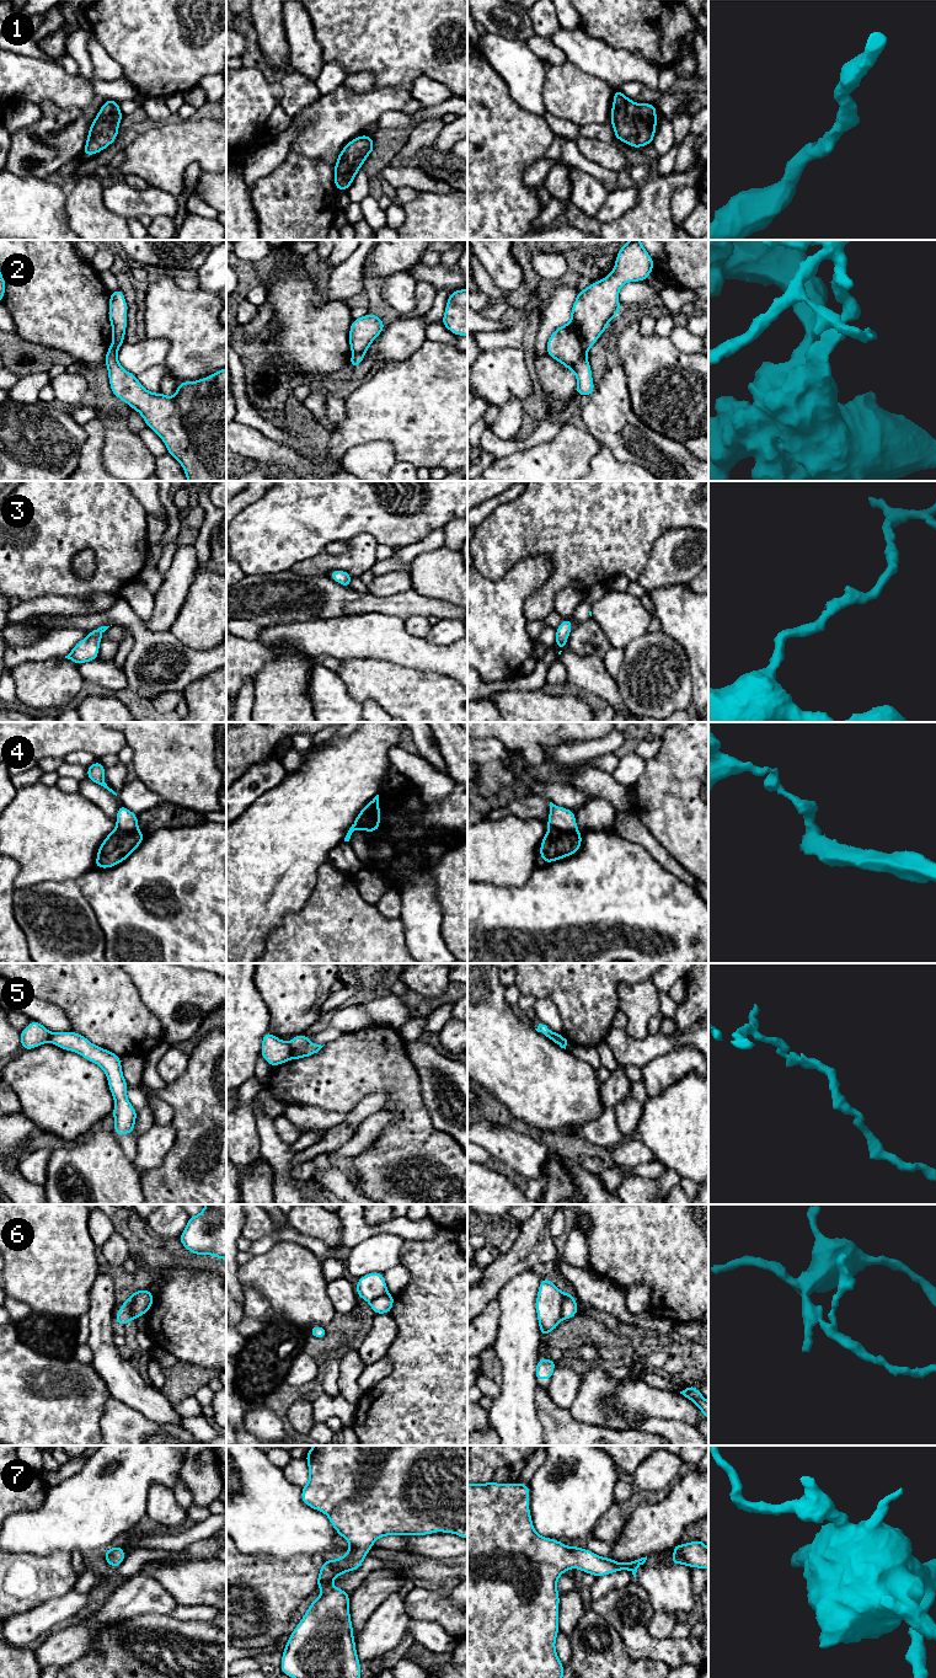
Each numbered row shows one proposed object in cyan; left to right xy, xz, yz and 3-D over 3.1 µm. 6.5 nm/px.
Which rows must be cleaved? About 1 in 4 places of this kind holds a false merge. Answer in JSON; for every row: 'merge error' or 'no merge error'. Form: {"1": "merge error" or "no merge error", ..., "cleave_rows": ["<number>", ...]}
{"1": "no merge error", "2": "merge error", "3": "no merge error", "4": "merge error", "5": "merge error", "6": "merge error", "7": "no merge error", "cleave_rows": ["2", "4", "5", "6"]}

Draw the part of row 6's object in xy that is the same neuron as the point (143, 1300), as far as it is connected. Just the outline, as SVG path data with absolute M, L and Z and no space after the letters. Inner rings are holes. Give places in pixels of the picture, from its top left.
M140 1289L134 1295L132 1314L133 1319L138 1319L149 1311L154 1304L154 1294L149 1289Z

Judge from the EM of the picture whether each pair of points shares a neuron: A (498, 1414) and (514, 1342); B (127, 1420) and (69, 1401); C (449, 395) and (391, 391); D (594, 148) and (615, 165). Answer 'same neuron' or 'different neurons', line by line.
A: same neuron
B: different neurons
C: same neuron
D: same neuron

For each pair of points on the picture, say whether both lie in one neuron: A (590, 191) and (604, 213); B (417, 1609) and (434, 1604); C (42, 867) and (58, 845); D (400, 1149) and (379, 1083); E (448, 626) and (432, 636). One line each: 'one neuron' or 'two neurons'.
A: two neurons
B: one neuron
C: one neuron
D: one neuron
E: one neuron

